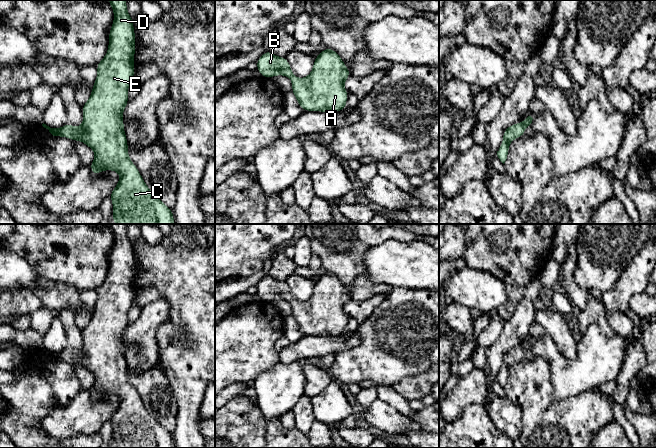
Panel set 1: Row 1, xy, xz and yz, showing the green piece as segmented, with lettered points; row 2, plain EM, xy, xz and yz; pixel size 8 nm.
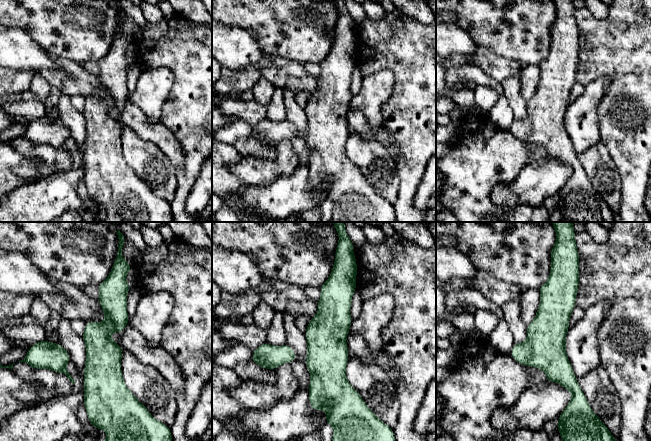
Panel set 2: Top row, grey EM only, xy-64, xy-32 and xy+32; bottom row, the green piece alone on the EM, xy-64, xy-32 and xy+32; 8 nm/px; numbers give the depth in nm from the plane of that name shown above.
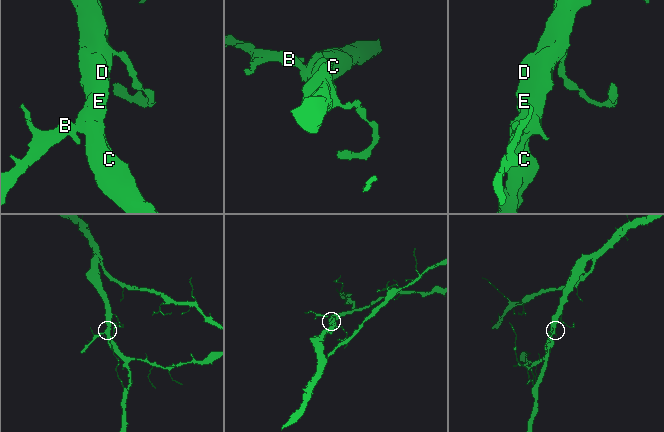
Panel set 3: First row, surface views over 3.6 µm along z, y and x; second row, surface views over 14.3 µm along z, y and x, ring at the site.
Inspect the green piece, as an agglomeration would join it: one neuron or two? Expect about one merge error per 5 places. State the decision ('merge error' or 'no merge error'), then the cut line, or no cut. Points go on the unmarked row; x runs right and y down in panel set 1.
no merge error | no cut

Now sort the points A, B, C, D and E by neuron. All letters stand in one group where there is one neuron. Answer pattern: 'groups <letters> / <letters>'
groups A B C D E

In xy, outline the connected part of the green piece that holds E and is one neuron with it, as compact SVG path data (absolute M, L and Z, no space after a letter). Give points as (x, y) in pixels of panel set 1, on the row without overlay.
M108 224L108 226L114 236L108 274L105 281L96 289L98 298L91 319L82 330L82 349L75 351L68 347L61 352L50 352L43 347L42 350L53 360L82 365L91 372L95 376L95 382L90 388L93 399L104 394L120 398L119 406L109 420L113 427L112 443L116 448L175 448L172 433L149 413L137 391L129 383L123 335L129 326L127 315L135 297L135 255L133 243L127 236L127 226L125 224Z

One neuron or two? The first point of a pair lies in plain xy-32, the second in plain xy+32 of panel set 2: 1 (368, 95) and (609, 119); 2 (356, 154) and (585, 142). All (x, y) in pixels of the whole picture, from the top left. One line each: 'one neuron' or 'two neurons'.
1: two neurons
2: two neurons

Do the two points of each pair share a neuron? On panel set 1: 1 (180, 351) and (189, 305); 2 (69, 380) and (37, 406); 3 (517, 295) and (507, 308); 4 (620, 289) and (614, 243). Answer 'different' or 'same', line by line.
1: same
2: same
3: same
4: different

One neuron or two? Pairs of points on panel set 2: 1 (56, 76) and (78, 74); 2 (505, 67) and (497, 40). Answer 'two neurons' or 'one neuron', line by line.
1: one neuron
2: two neurons

